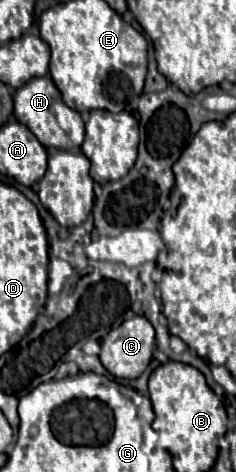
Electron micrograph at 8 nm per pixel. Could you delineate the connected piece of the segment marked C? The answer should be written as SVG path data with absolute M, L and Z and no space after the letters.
M133 316L113 328L99 352L99 360L115 378L137 378L152 360L155 330L143 316Z

